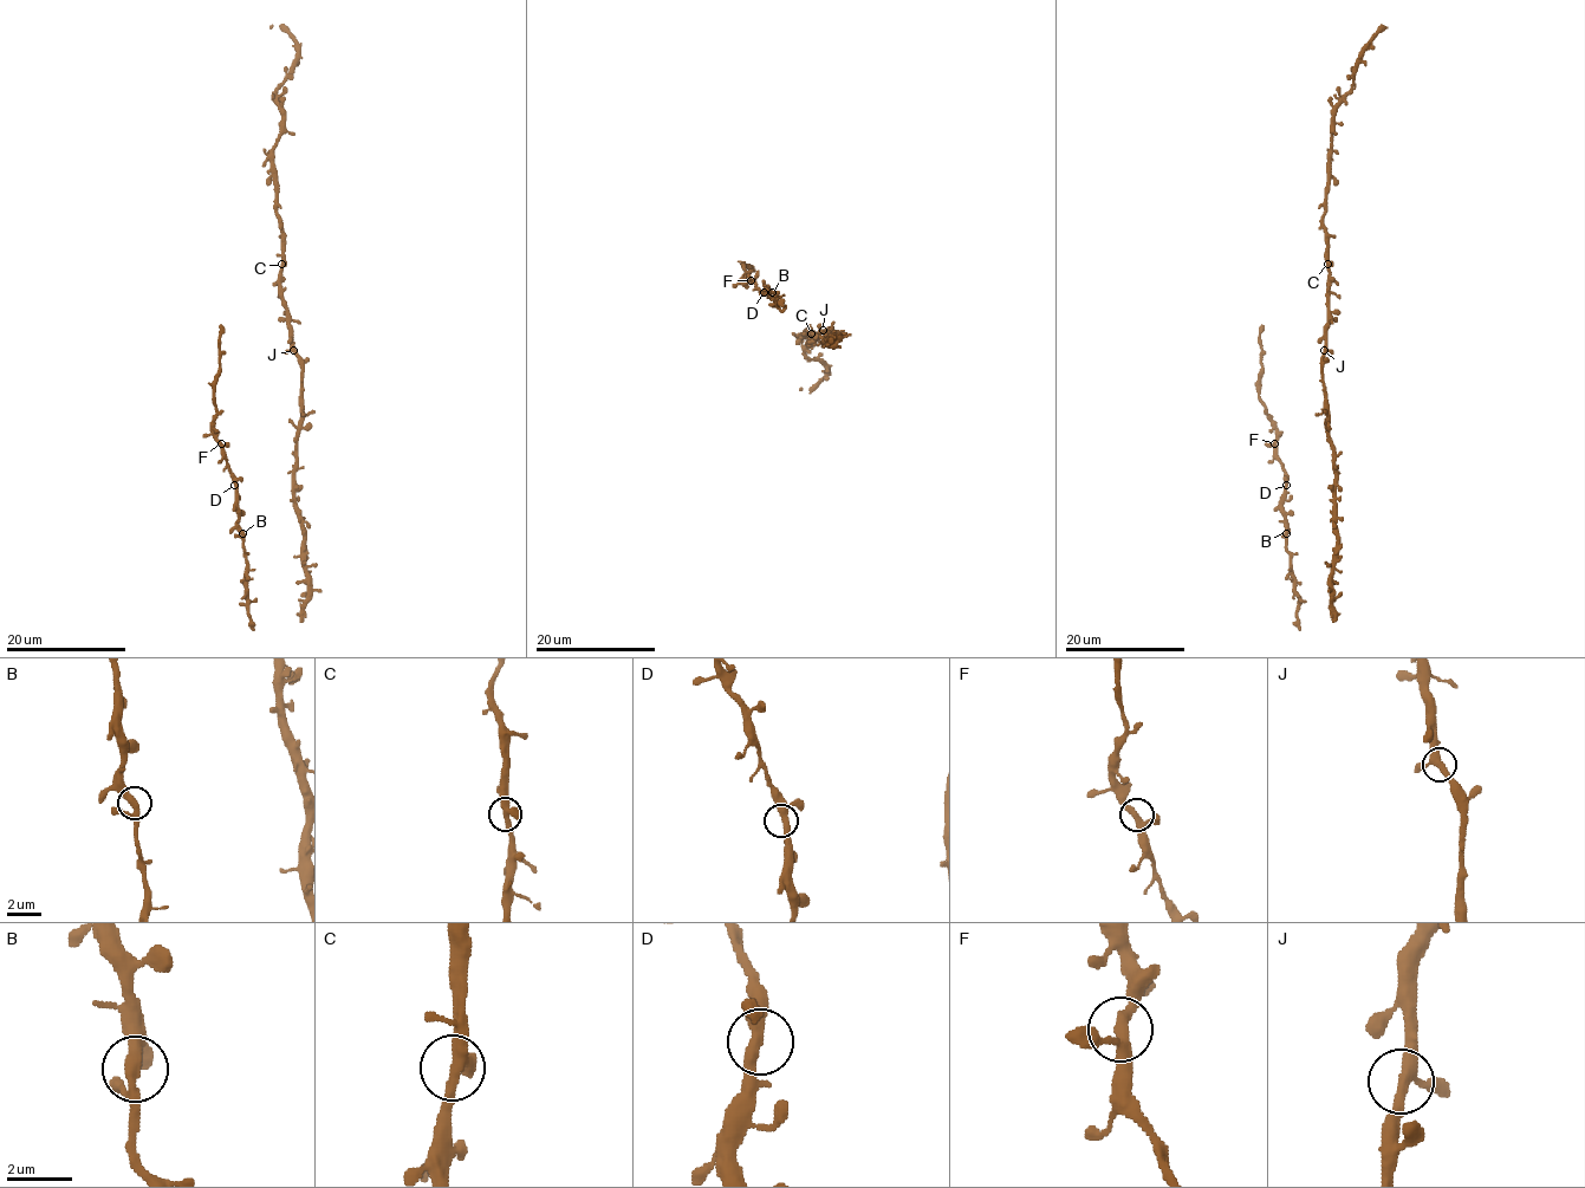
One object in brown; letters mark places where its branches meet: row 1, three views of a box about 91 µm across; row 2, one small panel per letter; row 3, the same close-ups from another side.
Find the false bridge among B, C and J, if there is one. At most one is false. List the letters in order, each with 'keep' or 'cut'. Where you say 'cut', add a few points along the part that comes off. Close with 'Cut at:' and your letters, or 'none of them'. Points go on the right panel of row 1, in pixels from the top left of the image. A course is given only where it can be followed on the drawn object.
B: keep
C: keep
J: keep
Cut at: none of them

